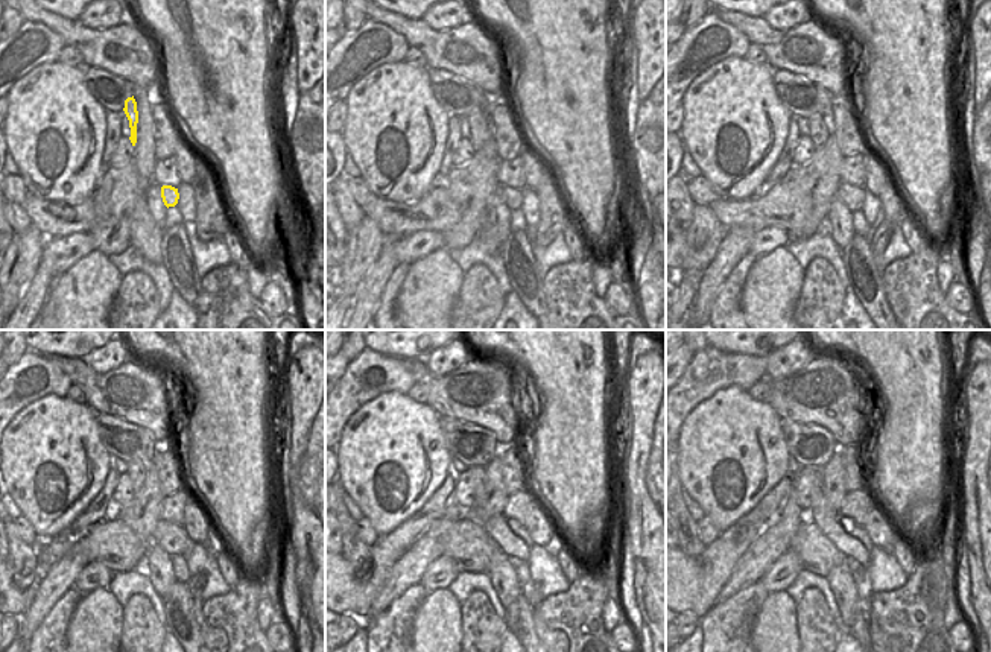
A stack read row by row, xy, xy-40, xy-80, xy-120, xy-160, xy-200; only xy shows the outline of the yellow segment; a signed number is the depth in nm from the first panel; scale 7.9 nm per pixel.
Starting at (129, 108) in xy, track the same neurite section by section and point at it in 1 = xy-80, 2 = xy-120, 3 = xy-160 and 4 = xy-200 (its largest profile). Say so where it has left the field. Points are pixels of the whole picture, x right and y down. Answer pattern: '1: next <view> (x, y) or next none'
1: next xy-80 (818, 131)
2: next xy-120 (136, 470)
3: next xy-160 (478, 471)
4: next xy-200 (851, 540)

